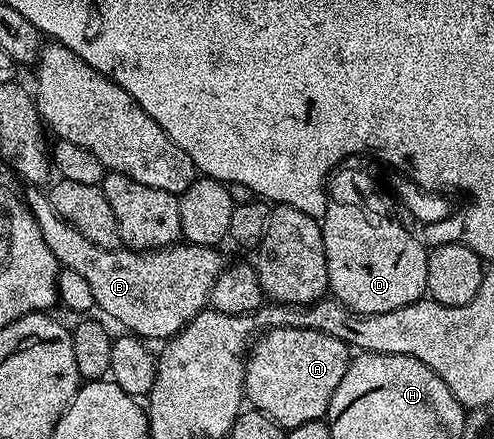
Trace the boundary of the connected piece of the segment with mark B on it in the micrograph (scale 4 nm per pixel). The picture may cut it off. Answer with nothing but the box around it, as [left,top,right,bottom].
[24,185,224,341]

